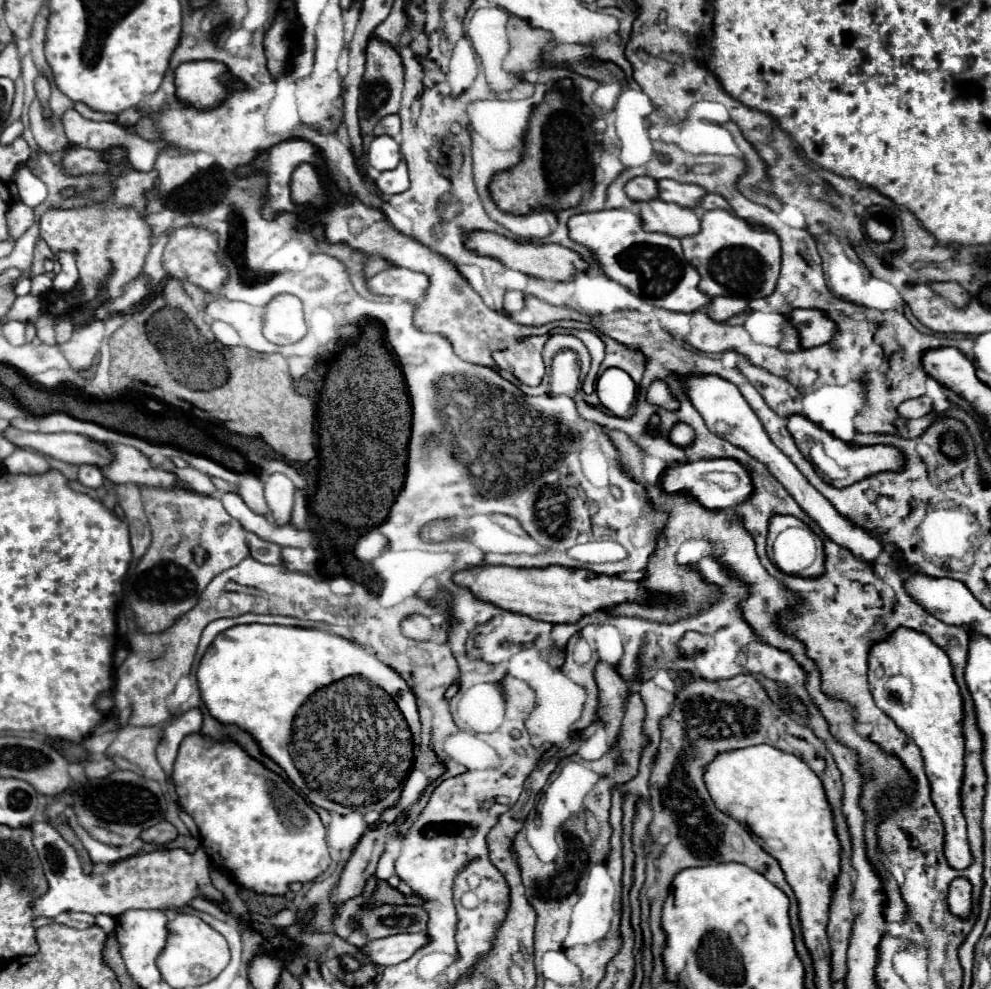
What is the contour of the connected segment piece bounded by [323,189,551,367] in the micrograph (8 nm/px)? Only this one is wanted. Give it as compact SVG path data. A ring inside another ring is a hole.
M335 189L335 195L343 197L343 205L339 203L331 211L329 223L325 223L325 233L323 233L325 239L329 243L347 243L349 247L363 251L367 255L379 255L387 263L393 263L397 267L405 267L411 271L425 273L429 277L429 287L427 287L423 299L415 303L415 327L419 327L421 331L439 333L447 339L451 339L453 351L463 361L483 365L483 367L495 367L491 353L505 349L509 339L519 341L519 339L525 339L531 335L545 335L551 331L551 325L541 325L541 327L517 325L517 323L509 321L507 315L489 309L483 303L483 299L473 291L473 287L467 283L467 279L457 271L457 267L447 257L439 255L437 251L431 251L427 245L421 245L417 239L397 231L379 209L365 205L353 193L341 193L339 189ZM357 213L361 213L361 217L367 223L367 227L359 239L349 237L345 233L345 219L351 215L357 215Z

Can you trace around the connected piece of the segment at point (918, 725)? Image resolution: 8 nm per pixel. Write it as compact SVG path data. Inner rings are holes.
M897 627L887 639L873 643L869 649L869 689L881 711L885 711L897 727L919 747L923 767L931 783L931 801L939 811L945 827L943 851L951 867L969 867L971 851L967 841L965 817L961 811L961 783L963 783L963 699L953 679L953 669L947 653L937 647L927 633ZM893 675L903 675L913 685L913 695L907 703L893 701L885 683Z

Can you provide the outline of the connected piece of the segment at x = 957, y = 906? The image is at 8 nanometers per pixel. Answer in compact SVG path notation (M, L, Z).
M955 879L949 887L947 903L957 917L967 919L971 911L971 883L967 879Z

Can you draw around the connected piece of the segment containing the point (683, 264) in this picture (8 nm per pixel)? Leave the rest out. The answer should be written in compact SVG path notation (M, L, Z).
M605 209L597 213L577 213L569 217L567 229L569 239L587 247L609 279L627 287L645 303L677 313L693 313L709 303L709 297L697 289L699 273L683 259L679 239L645 231L633 211Z

